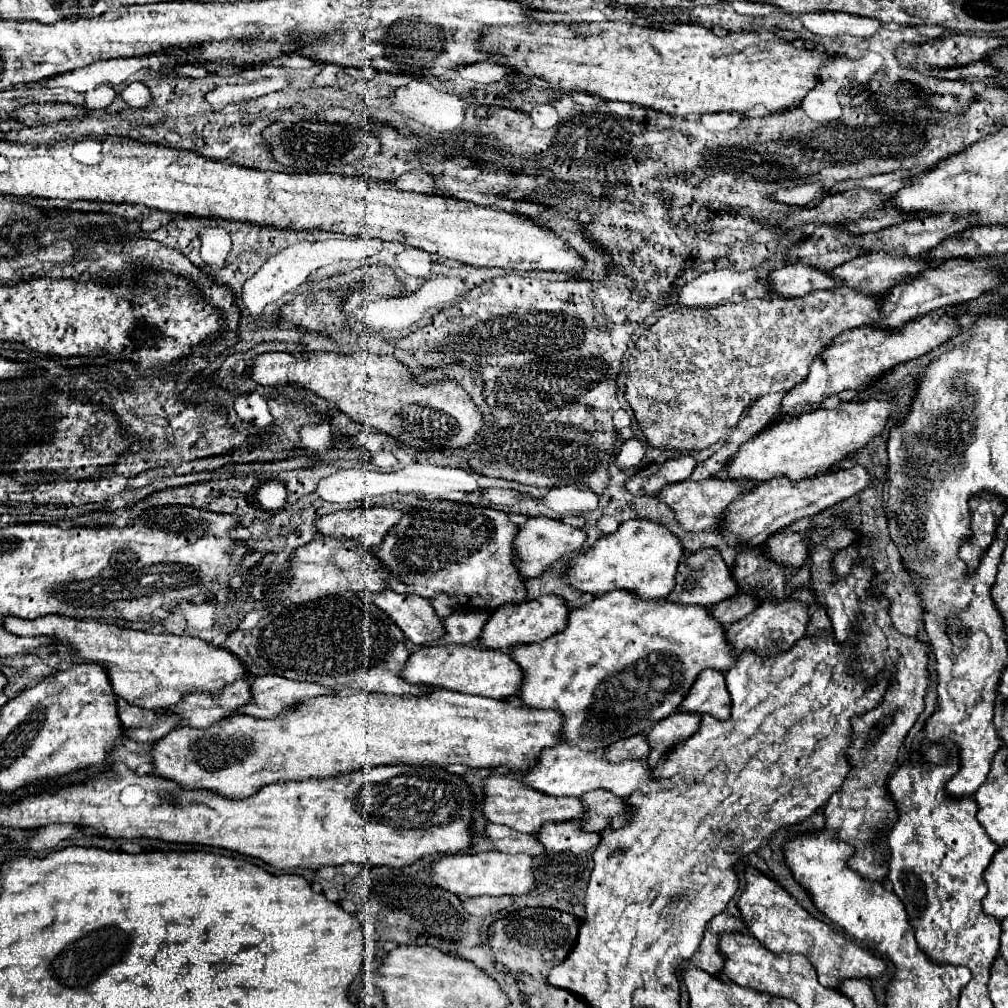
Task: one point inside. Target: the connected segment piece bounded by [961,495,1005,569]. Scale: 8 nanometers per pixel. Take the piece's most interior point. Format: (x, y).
(985, 511)

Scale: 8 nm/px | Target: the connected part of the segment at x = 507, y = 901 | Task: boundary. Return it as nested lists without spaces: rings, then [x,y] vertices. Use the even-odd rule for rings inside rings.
[[[471,897],[467,901],[463,901],[463,909],[469,915],[491,915],[491,913],[499,913],[505,907],[509,907],[513,903],[513,897]]]

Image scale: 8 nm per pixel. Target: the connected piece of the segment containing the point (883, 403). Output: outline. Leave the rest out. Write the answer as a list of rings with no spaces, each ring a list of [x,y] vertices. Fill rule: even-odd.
[[[873,399],[867,403],[841,403],[837,409],[815,409],[793,419],[781,419],[777,425],[769,425],[739,447],[725,465],[725,479],[763,483],[775,477],[787,477],[791,481],[801,481],[825,473],[843,457],[855,453],[877,437],[885,429],[891,411],[891,401]]]

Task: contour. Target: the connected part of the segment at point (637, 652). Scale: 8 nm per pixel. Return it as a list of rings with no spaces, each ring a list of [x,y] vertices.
[[[611,591],[573,609],[567,627],[545,641],[515,645],[509,653],[523,671],[517,697],[525,707],[557,709],[563,715],[563,741],[583,751],[607,749],[619,739],[645,733],[657,721],[677,711],[679,703],[691,689],[703,669],[729,671],[735,665],[733,647],[725,639],[725,631],[703,607],[683,607],[659,601],[643,601],[627,591]]]

